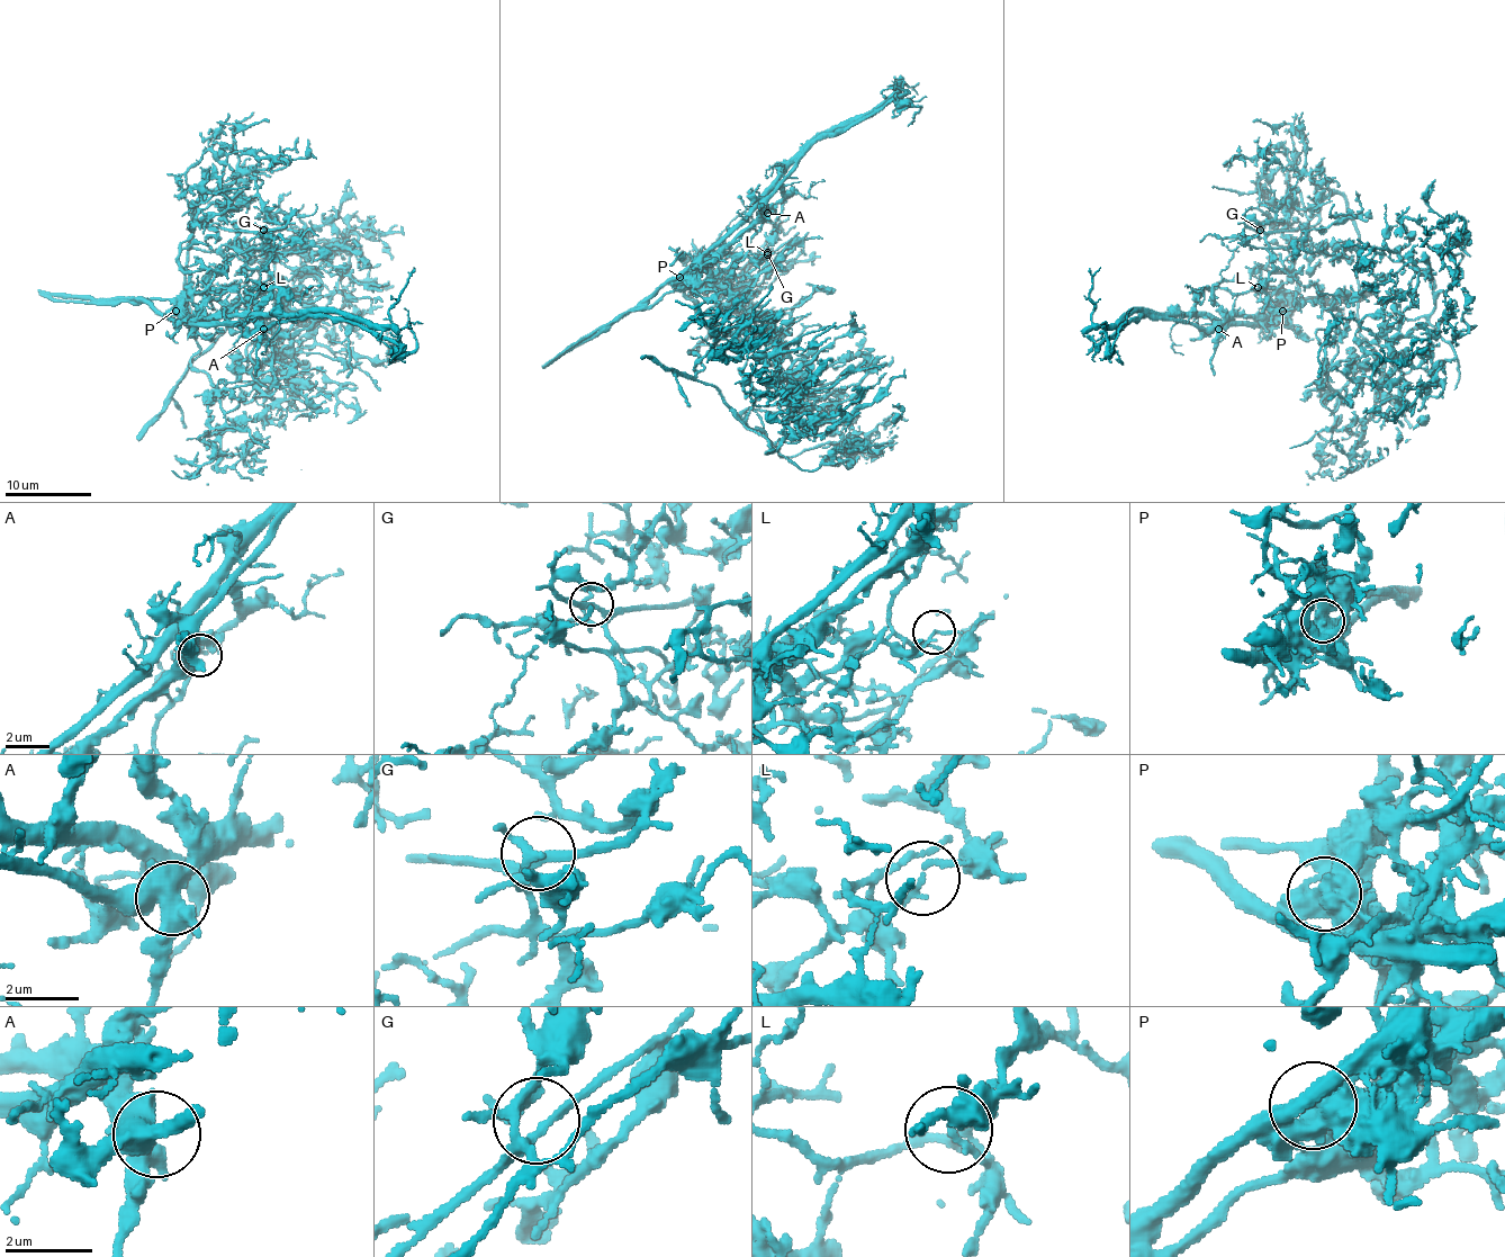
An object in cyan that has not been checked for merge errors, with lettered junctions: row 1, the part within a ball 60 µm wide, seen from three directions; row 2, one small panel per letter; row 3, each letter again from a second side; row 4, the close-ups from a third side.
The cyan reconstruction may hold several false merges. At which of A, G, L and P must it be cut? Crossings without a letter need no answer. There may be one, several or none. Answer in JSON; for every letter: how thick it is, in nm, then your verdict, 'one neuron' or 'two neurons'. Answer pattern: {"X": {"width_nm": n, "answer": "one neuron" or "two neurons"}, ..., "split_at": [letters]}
{"A": {"width_nm": 500, "answer": "one neuron"}, "G": {"width_nm": 160, "answer": "one neuron"}, "L": {"width_nm": 120, "answer": "two neurons"}, "P": {"width_nm": 550, "answer": "two neurons"}, "split_at": ["L", "P"]}

